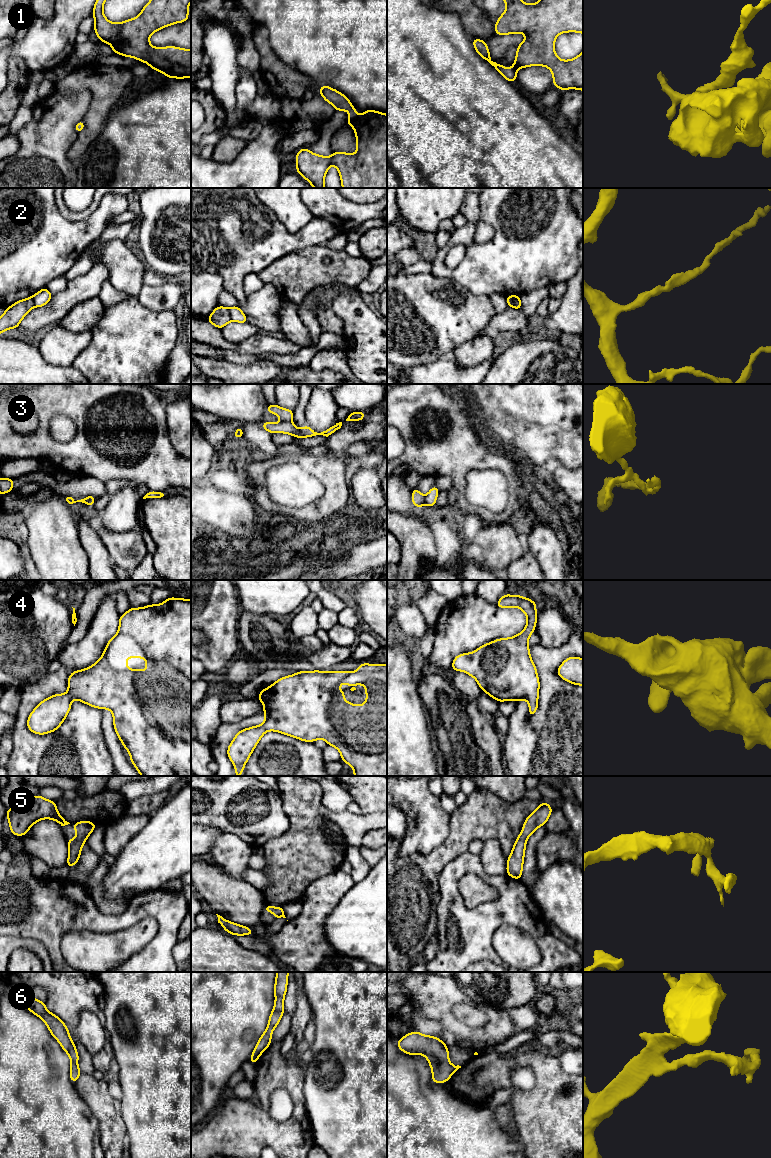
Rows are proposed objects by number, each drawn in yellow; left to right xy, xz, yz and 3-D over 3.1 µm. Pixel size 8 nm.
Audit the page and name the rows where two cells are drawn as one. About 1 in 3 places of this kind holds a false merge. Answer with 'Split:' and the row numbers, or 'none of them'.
Split: 1, 2, 3

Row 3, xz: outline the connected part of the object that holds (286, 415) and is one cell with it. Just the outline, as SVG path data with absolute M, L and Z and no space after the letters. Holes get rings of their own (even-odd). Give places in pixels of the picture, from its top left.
M267 405L267 412L274 413L277 415L282 422L291 422L293 420L293 410L281 408L278 405Z

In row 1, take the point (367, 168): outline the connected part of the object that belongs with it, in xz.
M374 110L363 111L354 121L347 122L355 131L357 151L355 154L333 152L330 157L317 155L304 148L297 151L297 173L314 188L325 188L324 178L328 168L334 165L339 172L342 188L387 188L387 114Z

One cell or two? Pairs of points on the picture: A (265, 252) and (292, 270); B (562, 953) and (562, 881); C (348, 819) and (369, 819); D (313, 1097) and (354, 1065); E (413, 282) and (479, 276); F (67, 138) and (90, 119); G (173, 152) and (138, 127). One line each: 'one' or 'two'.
A: two
B: two
C: one
D: one
E: two
F: two
G: one

